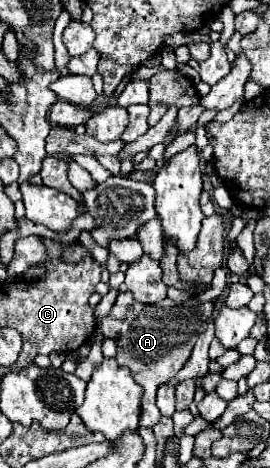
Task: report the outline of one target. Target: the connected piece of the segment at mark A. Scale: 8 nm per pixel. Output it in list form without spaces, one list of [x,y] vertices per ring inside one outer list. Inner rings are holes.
[[[120,291],[110,315],[100,321],[98,329],[104,333],[104,337],[114,339],[118,345],[118,365],[128,367],[132,379],[144,389],[140,427],[154,427],[160,421],[160,411],[156,407],[156,391],[184,367],[198,335],[206,327],[206,319],[212,315],[212,309],[214,305],[210,301],[198,305],[194,297],[188,301],[188,305],[180,307],[172,307],[170,299],[146,305],[134,301],[130,291]]]

